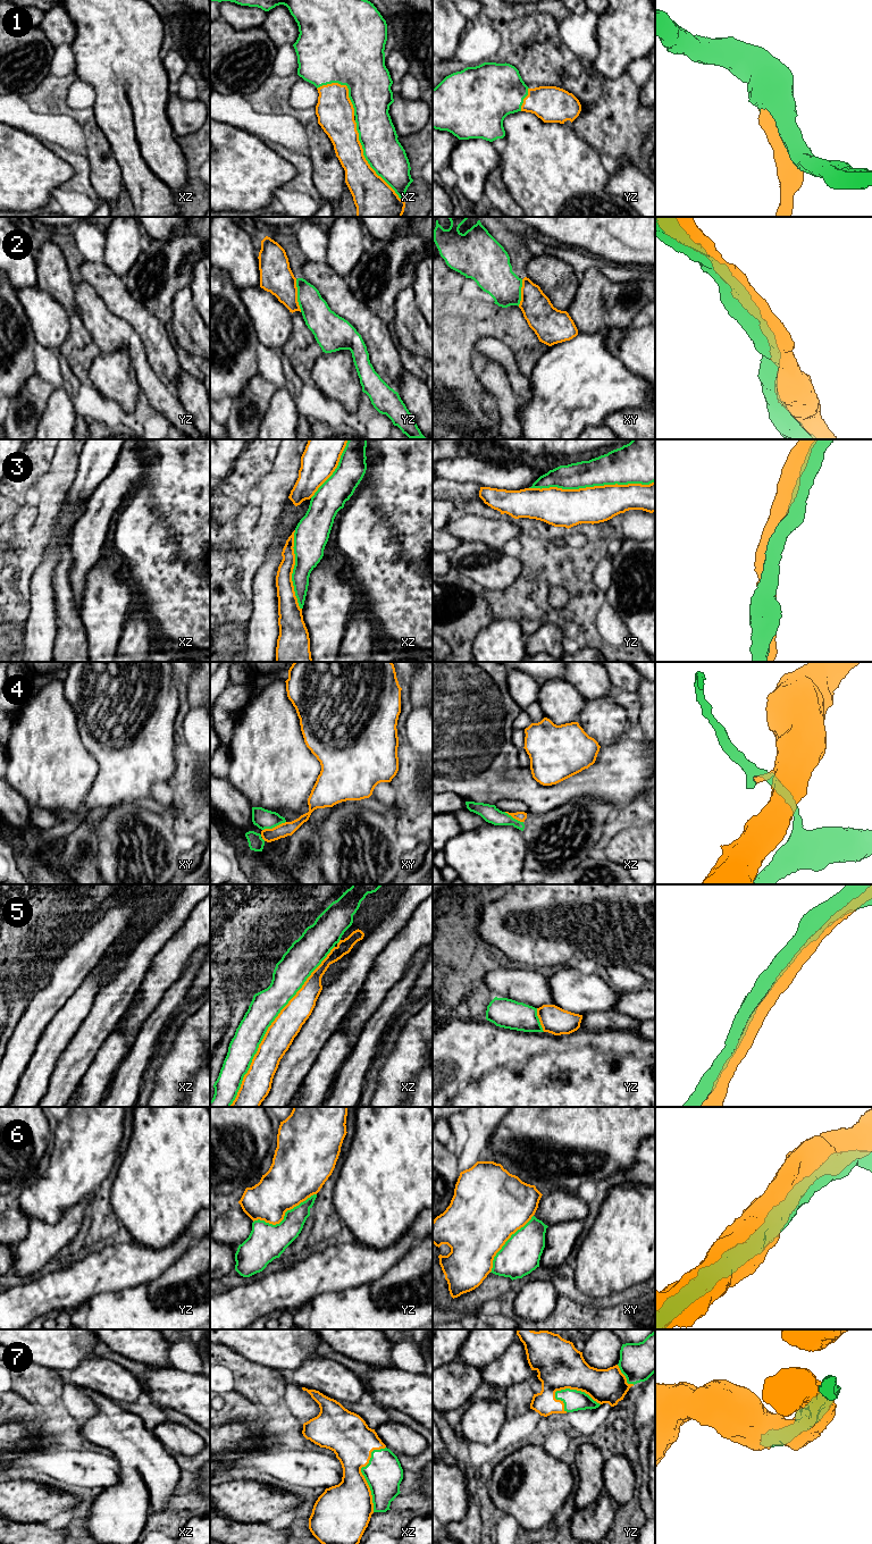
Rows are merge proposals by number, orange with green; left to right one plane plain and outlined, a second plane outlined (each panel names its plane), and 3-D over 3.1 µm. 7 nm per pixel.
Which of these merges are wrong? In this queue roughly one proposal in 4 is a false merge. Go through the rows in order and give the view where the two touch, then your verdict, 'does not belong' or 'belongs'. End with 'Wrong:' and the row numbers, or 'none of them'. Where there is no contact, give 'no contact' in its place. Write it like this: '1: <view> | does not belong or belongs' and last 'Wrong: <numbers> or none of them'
1: xz | belongs
2: yz | belongs
3: yz | does not belong
4: xy | does not belong
5: xz | does not belong
6: yz | belongs
7: xz | belongs
Wrong: 3, 4, 5

